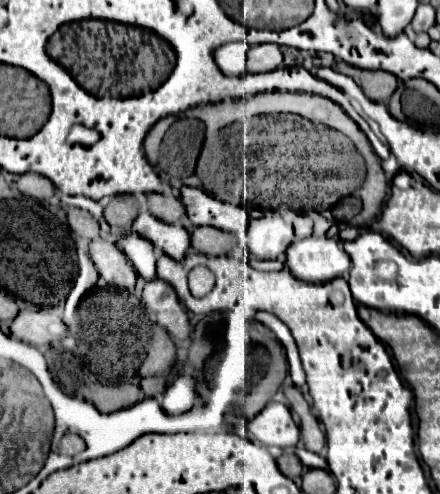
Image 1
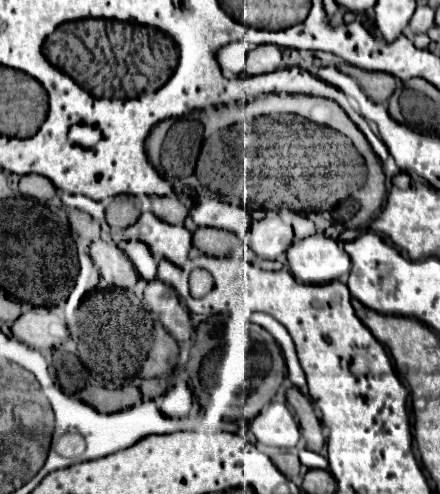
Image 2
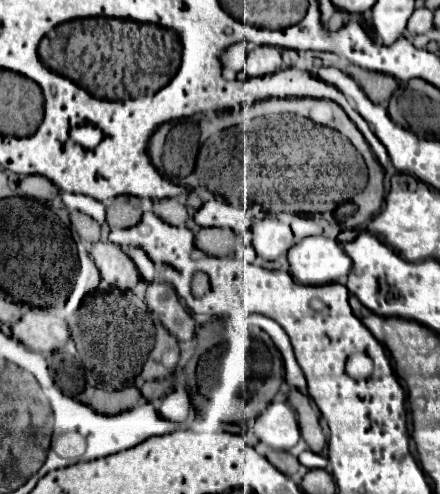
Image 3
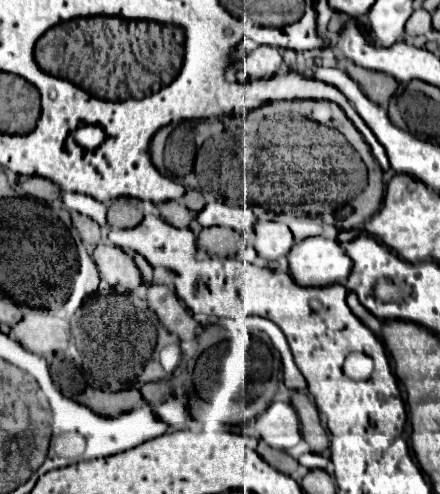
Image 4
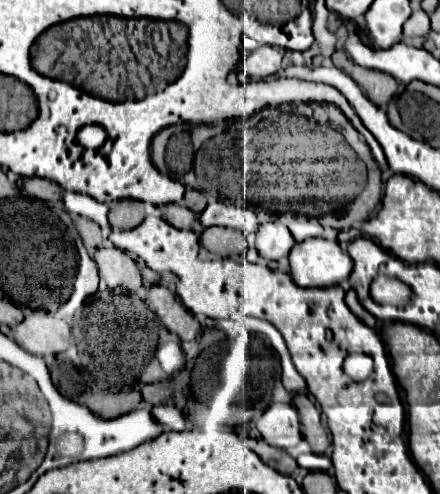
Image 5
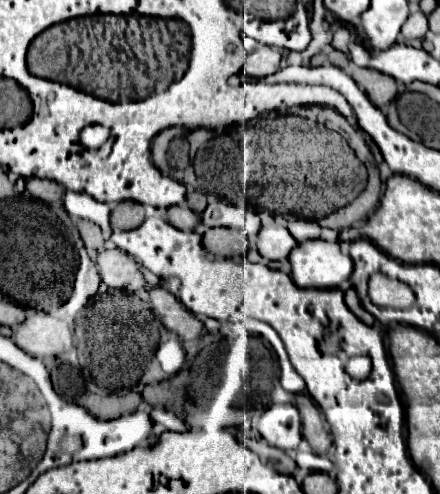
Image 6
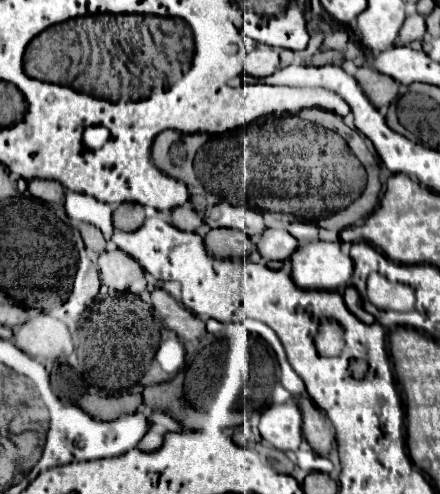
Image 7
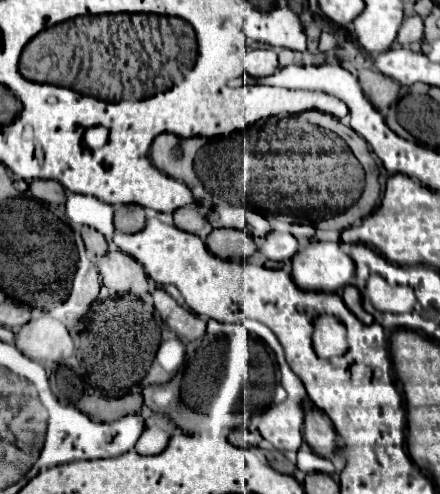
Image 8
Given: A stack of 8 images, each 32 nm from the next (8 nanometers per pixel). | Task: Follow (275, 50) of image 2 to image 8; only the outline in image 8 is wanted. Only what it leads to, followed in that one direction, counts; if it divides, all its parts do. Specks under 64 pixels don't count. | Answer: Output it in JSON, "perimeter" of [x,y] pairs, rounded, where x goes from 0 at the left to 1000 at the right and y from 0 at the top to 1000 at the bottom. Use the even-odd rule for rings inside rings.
{"perimeter":[[[586,97],[586,101],[564,101],[555,117],[555,142],[564,154],[595,158],[623,150],[632,138],[632,109],[618,97]]]}

